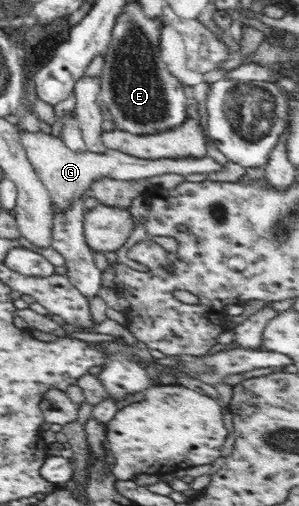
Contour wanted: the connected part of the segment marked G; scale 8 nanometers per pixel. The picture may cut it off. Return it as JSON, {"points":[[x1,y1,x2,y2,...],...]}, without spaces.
{"points":[[18,131,21,144,25,148,29,161,33,164,39,179,52,197,52,203,56,212,65,211,71,207,73,201,83,197,85,191,90,191,91,183,107,177,119,181,129,181,163,175,163,173,177,173,177,175,189,175,189,173,215,173,222,170,222,165,208,155,205,157,183,157,145,159,123,153,113,148,107,148,105,152,93,153,89,150,75,152,59,139,51,134,28,133]]}

